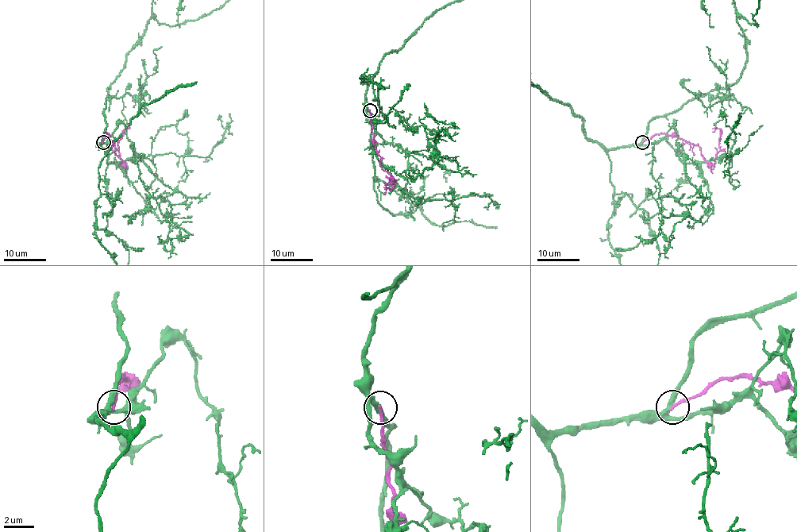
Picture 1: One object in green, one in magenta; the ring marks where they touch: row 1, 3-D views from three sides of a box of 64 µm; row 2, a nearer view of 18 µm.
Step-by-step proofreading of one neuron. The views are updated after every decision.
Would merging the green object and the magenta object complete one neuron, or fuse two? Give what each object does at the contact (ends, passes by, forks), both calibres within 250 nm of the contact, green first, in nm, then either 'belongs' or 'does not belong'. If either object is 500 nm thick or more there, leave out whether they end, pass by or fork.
green passes by; magenta ends there; 360 nm thick on the green side, 200 nm on the other; does not belong

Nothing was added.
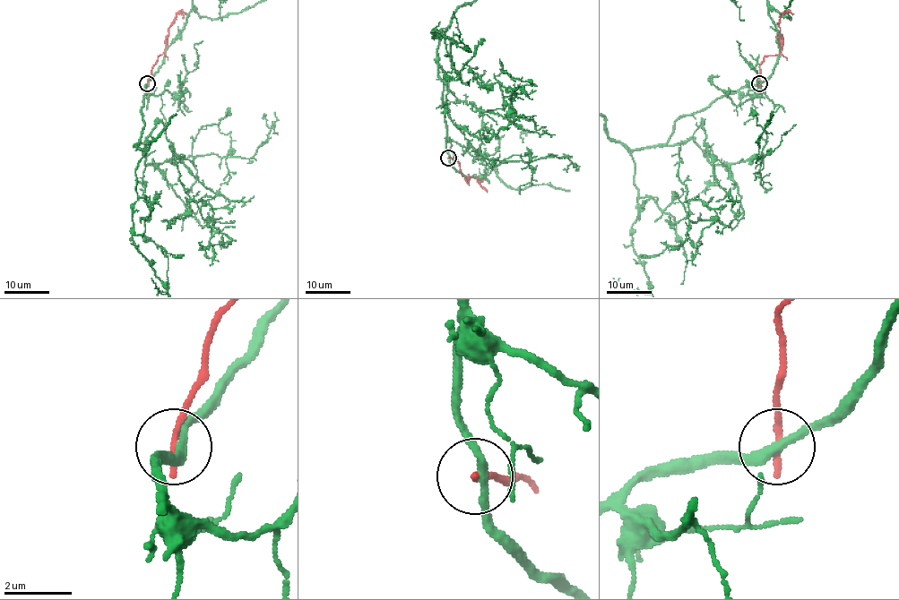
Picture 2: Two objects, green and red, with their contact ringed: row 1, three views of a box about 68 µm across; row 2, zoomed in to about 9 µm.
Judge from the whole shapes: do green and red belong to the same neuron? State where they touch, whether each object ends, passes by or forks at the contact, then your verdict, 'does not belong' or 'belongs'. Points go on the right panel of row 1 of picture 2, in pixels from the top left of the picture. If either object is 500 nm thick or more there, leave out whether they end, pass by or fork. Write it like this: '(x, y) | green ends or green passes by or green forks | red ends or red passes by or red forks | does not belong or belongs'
(759, 83) | green passes by | red ends | does not belong

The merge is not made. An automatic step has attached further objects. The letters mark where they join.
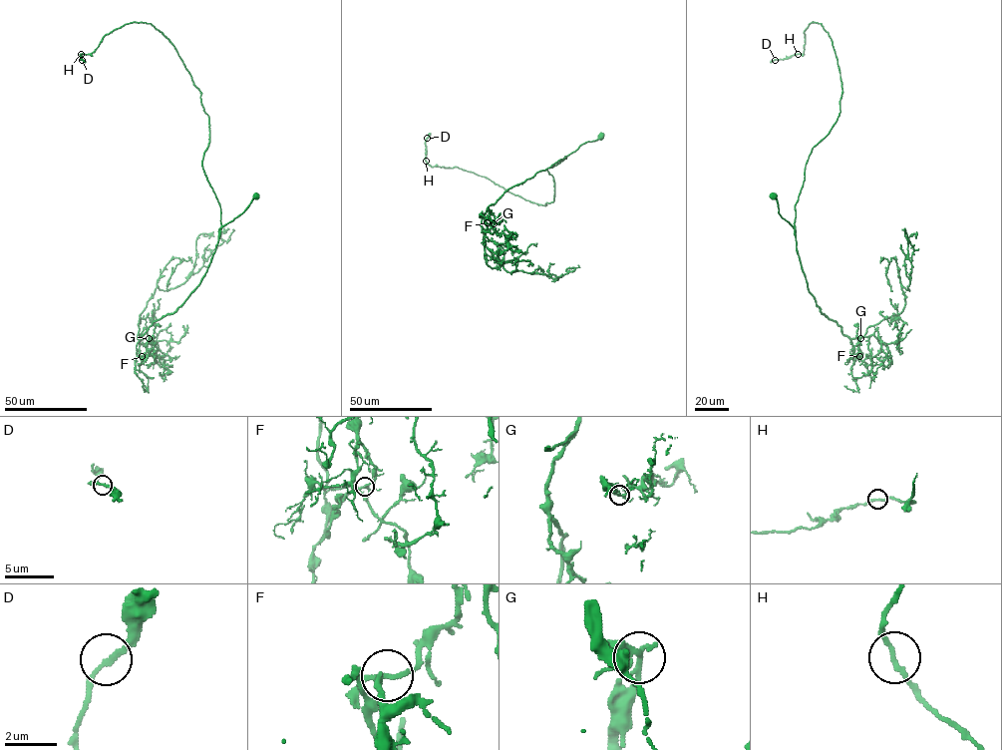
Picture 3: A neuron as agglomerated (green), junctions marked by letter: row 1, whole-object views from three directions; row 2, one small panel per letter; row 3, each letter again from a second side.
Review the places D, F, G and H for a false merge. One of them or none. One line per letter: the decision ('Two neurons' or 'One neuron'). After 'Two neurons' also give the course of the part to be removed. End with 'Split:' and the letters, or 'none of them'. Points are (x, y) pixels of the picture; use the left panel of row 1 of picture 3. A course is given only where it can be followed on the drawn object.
D: One neuron
F: Two neurons. Course of the part to remove: (142, 356), (147, 342), (153, 337), (155, 326), (161, 325)
G: One neuron
H: One neuron
Split: F

